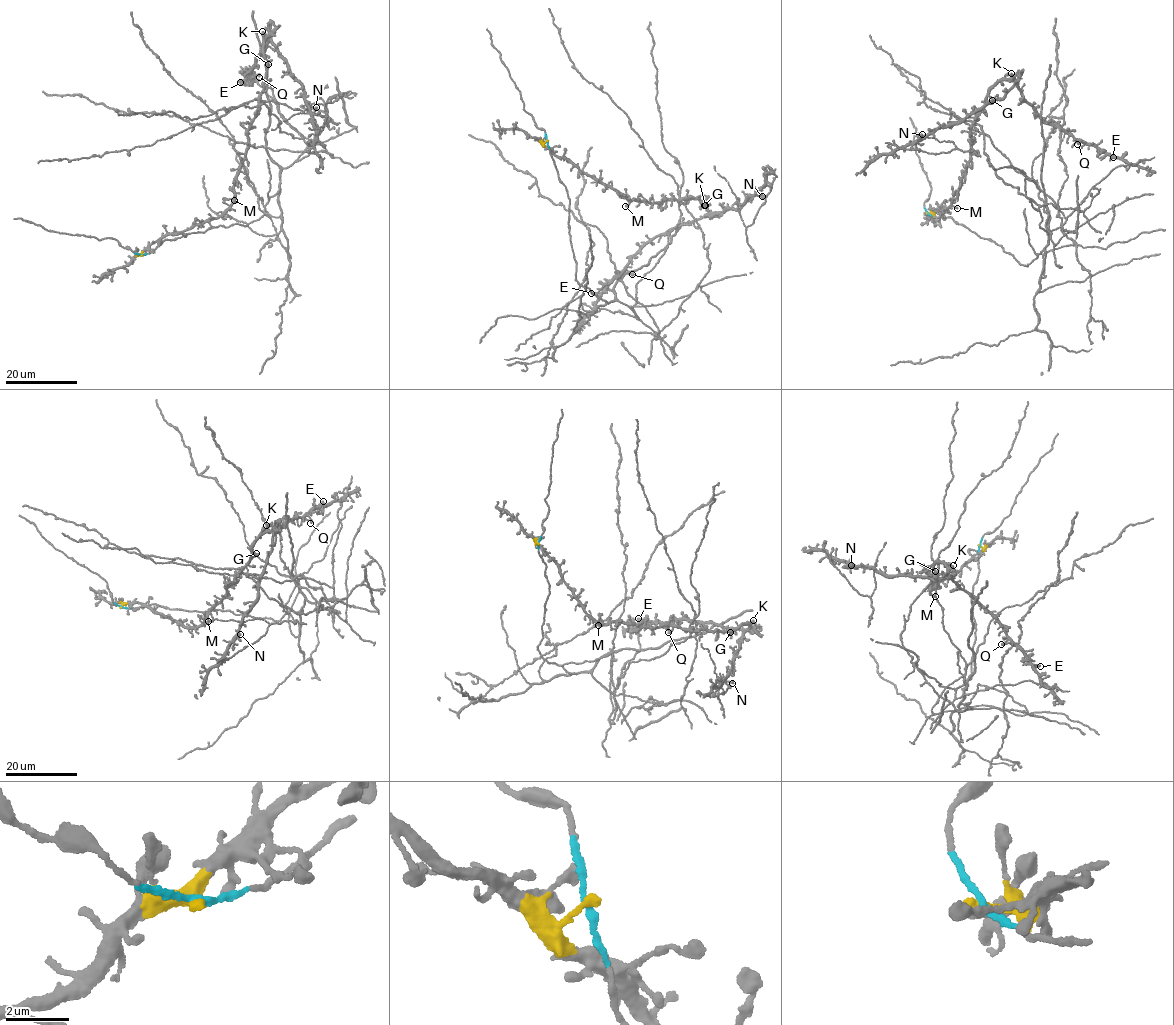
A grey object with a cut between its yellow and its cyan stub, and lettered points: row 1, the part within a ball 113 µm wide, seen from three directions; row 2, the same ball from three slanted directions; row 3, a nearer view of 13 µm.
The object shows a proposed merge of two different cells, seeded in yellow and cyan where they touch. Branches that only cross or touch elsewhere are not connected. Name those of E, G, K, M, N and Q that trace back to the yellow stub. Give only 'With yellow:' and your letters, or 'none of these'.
With yellow: G, K, M

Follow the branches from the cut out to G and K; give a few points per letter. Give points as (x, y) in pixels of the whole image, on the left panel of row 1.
G: (141, 255), (168, 235), (214, 219), (230, 205), (268, 63)
K: (141, 255), (168, 235), (214, 219), (230, 205), (265, 76), (265, 38), (261, 31)

